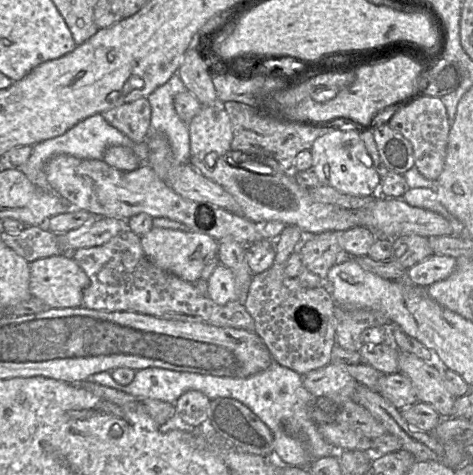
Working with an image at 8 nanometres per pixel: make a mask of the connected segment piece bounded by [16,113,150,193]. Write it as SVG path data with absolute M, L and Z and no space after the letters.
M98 113L78 122L76 125L74 125L72 128L70 128L60 136L43 140L33 145L32 154L30 155L28 160L24 164L16 168L20 170L36 187L49 193L55 193L51 185L47 181L45 174L45 165L51 158L56 155L66 154L80 159L102 160L106 149L110 146L115 145L130 148L138 157L141 164L147 164L150 154L147 142L134 142L123 132L109 124L102 116L102 114Z

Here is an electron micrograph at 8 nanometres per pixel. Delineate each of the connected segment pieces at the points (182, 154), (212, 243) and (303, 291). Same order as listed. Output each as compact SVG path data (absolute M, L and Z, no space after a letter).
M176 73L147 97L151 106L148 138L163 133L169 141L176 165L188 164L191 157L188 123L180 119L174 108L175 96L185 91L186 87Z
M152 228L140 237L141 247L148 260L163 271L195 283L205 265L218 258L218 241L209 235L198 232L185 232L168 228Z
M285 226L275 240L276 255L274 263L266 271L256 274L248 294L242 298L247 312L255 322L255 332L262 339L275 362L303 376L310 371L327 366L333 346L336 344L336 319L334 316L335 302L325 287L305 288L296 278L285 274L285 264L290 256L303 241L304 234L296 226Z

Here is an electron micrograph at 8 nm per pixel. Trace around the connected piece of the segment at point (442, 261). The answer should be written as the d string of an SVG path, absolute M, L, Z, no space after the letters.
M433 254L407 269L406 274L416 285L427 287L434 282L448 278L455 270L456 258Z

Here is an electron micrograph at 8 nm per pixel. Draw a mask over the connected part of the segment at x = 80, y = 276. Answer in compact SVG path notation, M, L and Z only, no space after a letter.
M69 255L52 256L30 263L29 291L32 297L40 299L50 309L79 308L84 290L89 286L86 273Z

